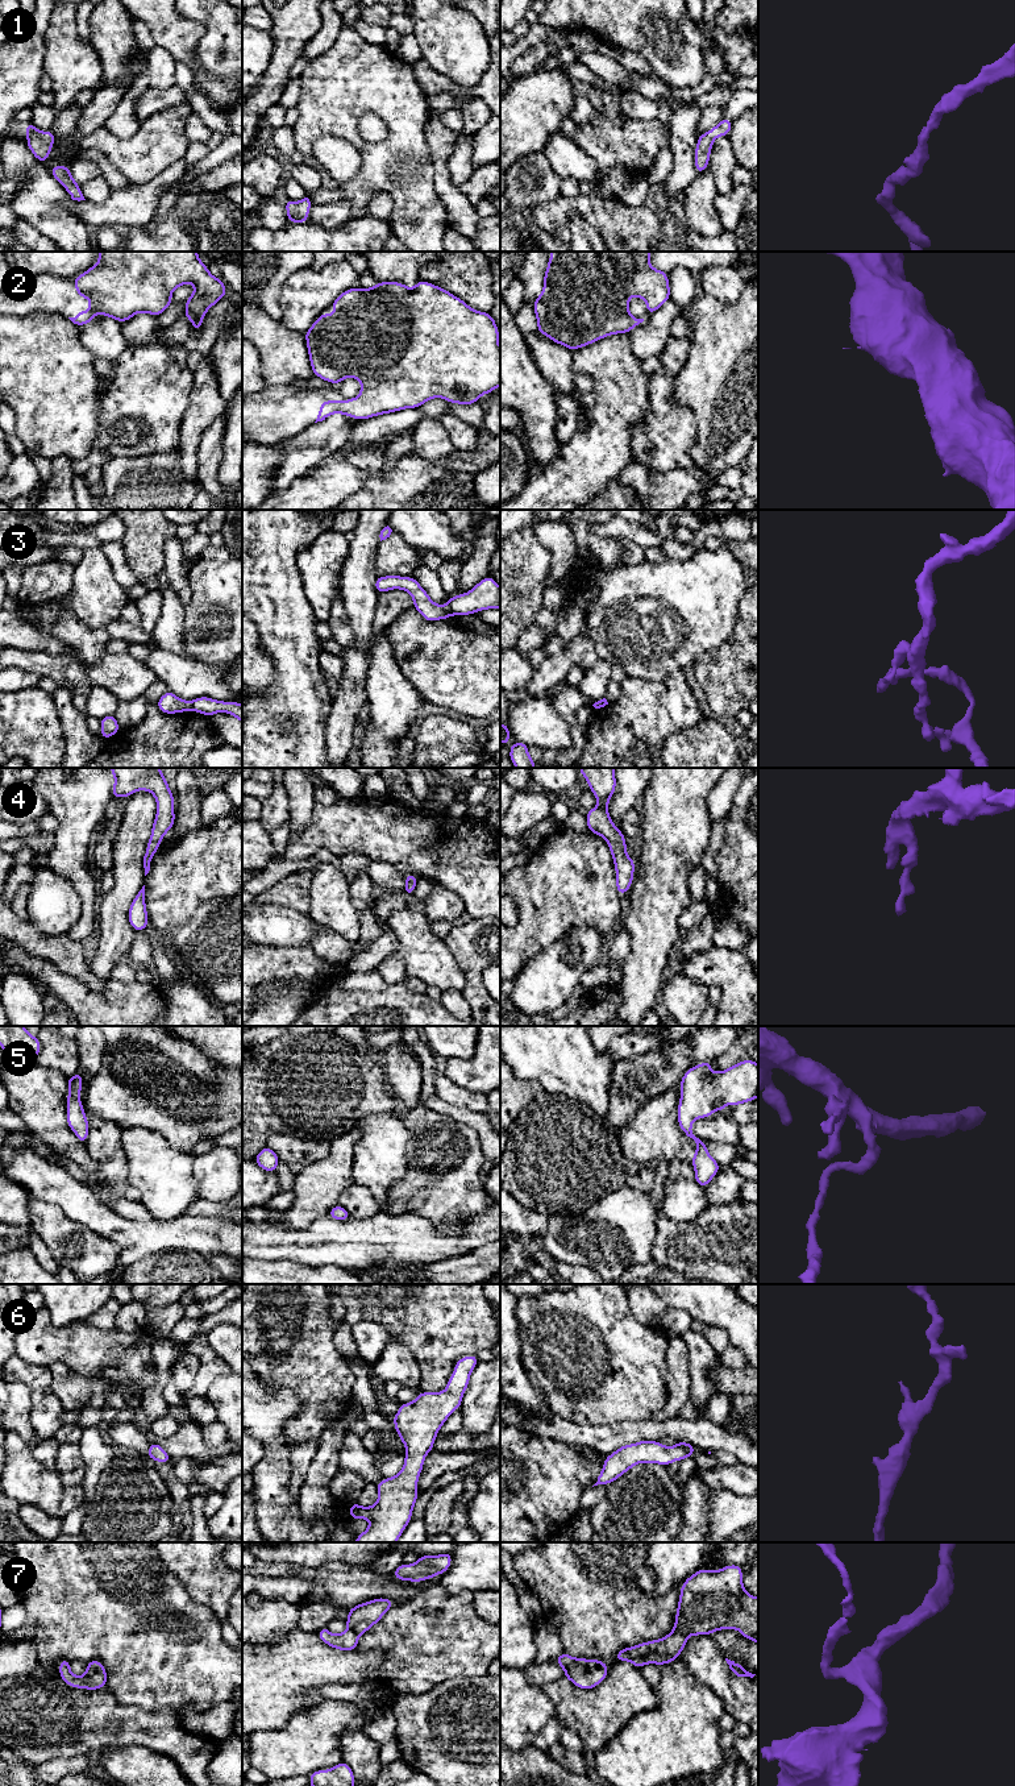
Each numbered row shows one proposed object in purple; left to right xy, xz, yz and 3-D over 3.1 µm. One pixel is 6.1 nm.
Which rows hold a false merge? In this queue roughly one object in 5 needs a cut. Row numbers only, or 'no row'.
3

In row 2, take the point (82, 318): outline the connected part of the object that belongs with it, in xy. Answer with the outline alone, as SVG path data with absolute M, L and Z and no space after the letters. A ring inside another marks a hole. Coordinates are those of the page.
M99 252L97 263L74 279L76 294L91 300L90 310L68 319L82 327L91 323L97 311L120 324L140 312L158 317L174 303L172 291L186 283L192 283L195 290L183 302L187 307L183 316L192 321L192 329L197 332L208 310L228 295L224 282L209 273L197 252Z

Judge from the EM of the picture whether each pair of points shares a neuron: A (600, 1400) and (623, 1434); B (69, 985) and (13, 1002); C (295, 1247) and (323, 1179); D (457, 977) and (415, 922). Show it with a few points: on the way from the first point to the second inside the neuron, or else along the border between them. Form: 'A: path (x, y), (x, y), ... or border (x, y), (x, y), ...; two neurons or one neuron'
A: border (645, 1419), (585, 1425); two neurons
B: border (17, 970), (26, 974), (36, 984); two neurons
C: border (327, 1215), (302, 1229), (283, 1226); two neurons
D: path (444, 964), (415, 935); one neuron

